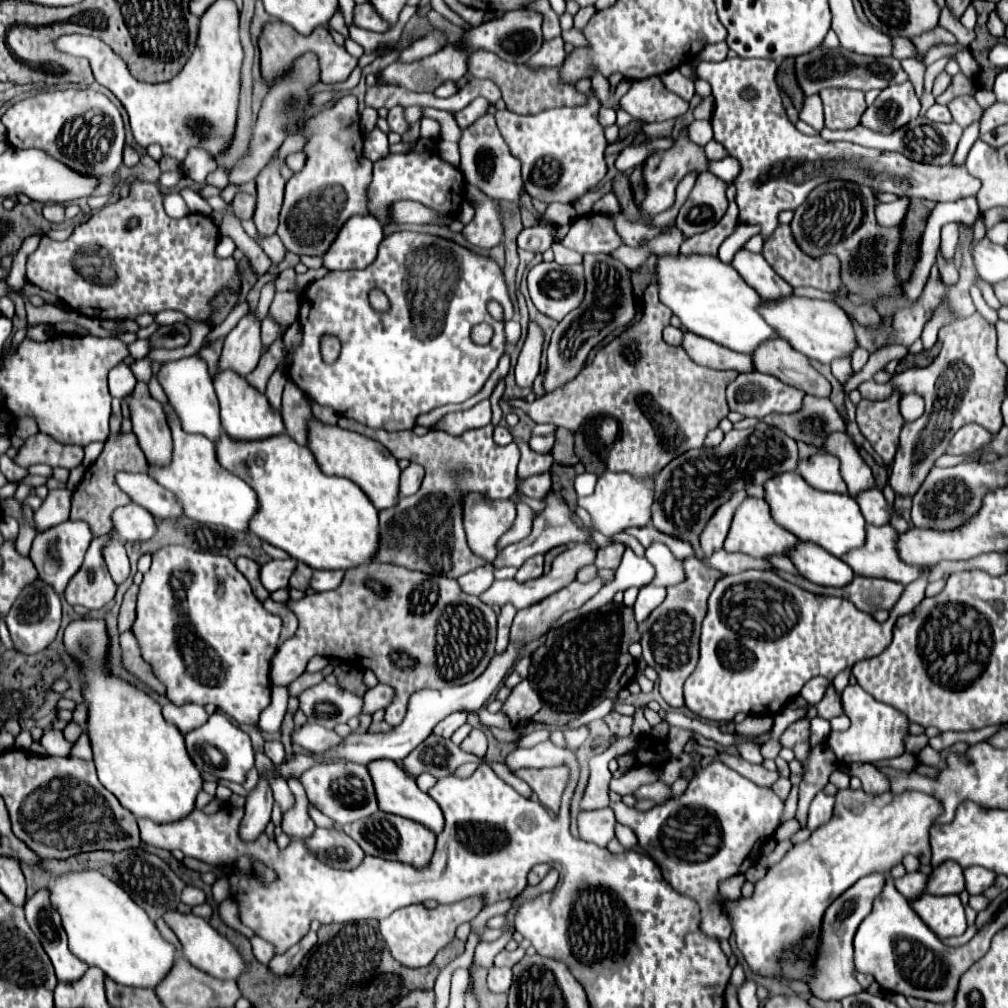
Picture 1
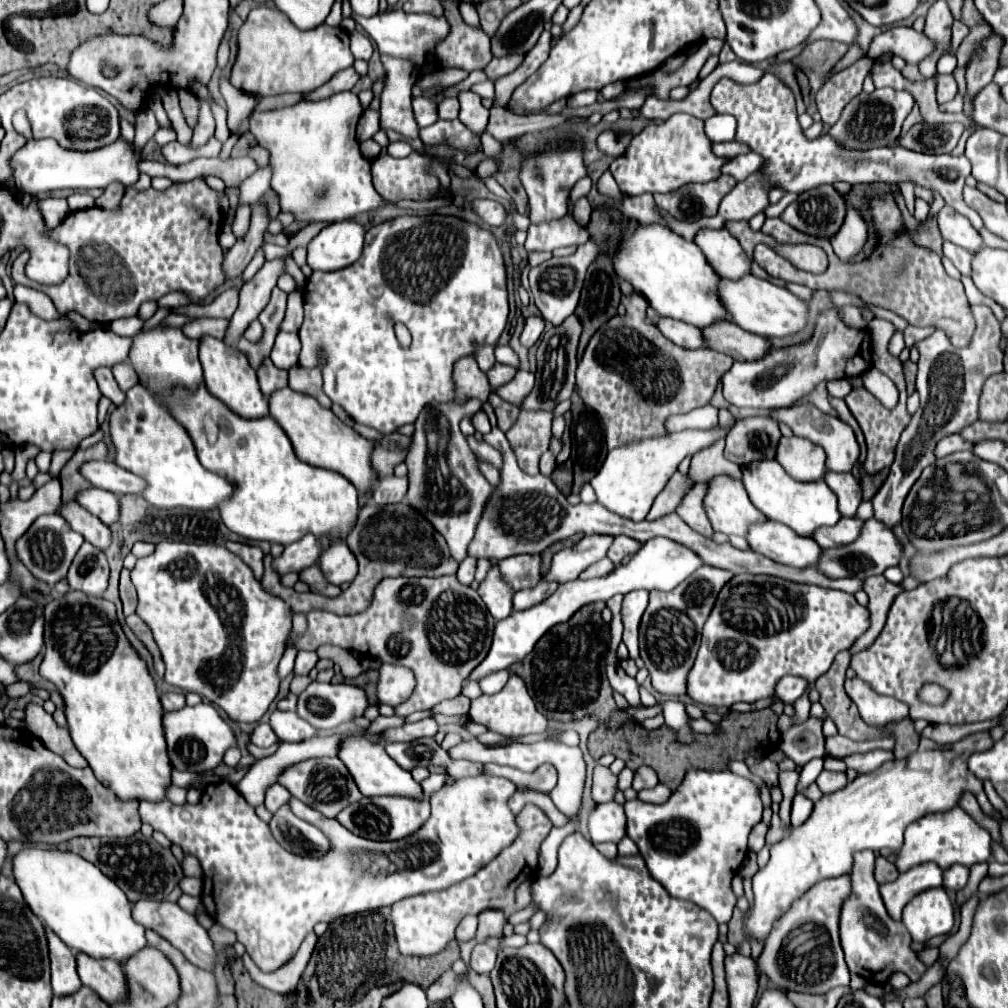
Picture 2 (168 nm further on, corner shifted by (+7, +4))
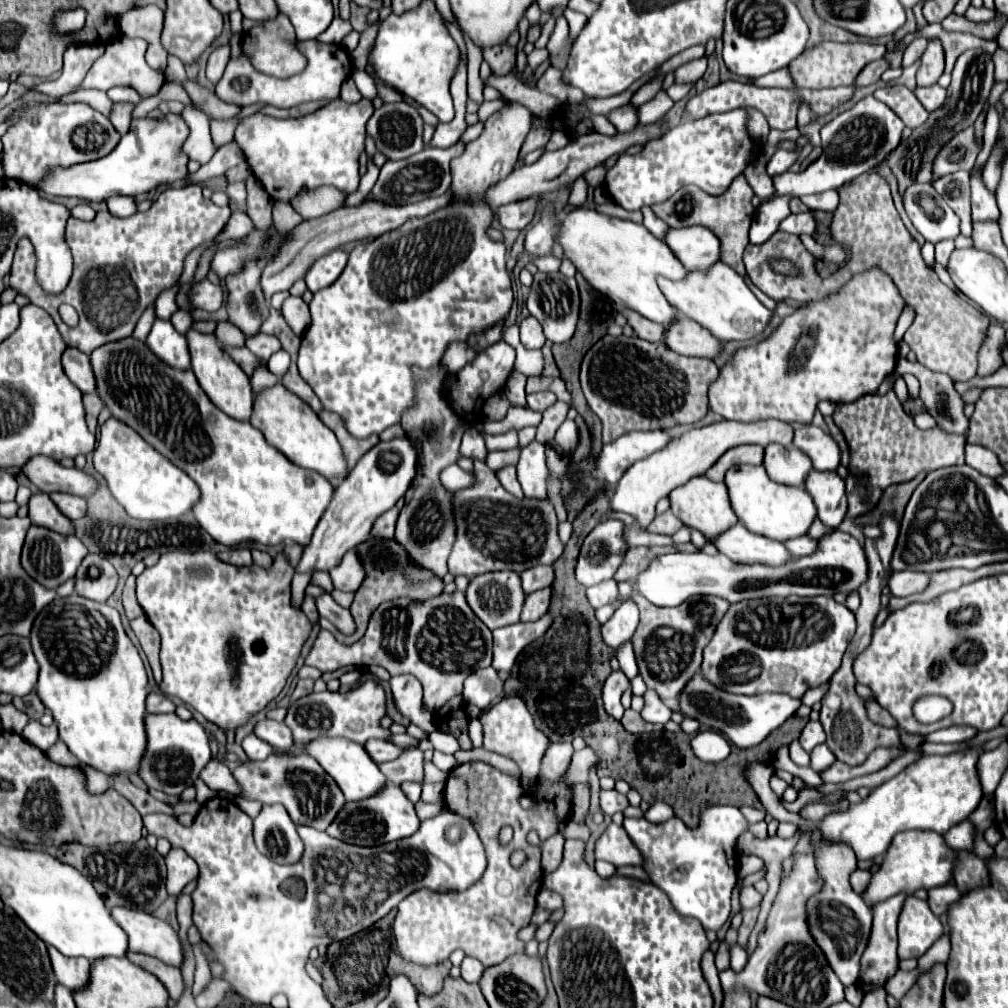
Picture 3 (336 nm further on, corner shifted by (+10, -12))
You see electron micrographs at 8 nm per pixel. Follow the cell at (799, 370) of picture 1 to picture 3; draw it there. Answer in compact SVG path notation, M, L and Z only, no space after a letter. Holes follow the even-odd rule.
M678 316L666 326L664 344L682 356L698 356L698 358L714 358L720 352L722 342L710 336L700 324L688 320L686 316Z

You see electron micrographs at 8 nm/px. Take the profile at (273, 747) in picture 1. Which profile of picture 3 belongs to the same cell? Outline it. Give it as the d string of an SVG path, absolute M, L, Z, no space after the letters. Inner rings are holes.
M250 734L250 736L246 736L246 738L242 740L242 748L244 748L244 752L246 752L246 756L248 756L250 760L264 760L264 758L274 750L268 742L260 740L260 738L254 736L254 734Z

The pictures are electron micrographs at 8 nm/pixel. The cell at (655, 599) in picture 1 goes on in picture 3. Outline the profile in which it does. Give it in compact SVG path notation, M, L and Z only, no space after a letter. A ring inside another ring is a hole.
M632 600L622 602L616 612L612 614L612 618L602 626L602 638L608 646L612 646L614 650L632 638L636 624L638 624L640 616L638 616L638 608Z

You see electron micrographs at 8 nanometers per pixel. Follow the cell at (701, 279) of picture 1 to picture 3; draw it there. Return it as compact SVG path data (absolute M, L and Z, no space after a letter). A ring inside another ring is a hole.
M580 206L580 208L574 208L572 212L568 212L556 224L554 238L562 246L564 258L568 258L576 266L576 270L588 280L588 284L594 290L598 290L604 296L608 296L610 300L614 300L618 308L632 308L632 310L640 312L642 316L646 316L648 320L654 320L662 326L668 326L672 322L672 318L678 316L676 310L668 304L668 300L664 300L664 296L660 296L660 288L656 288L656 276L662 274L666 278L680 280L680 276L684 276L686 270L680 264L680 260L676 260L676 256L672 256L672 250L662 240L652 236L642 224L612 218L612 216L600 214L598 210L590 210L590 208Z

